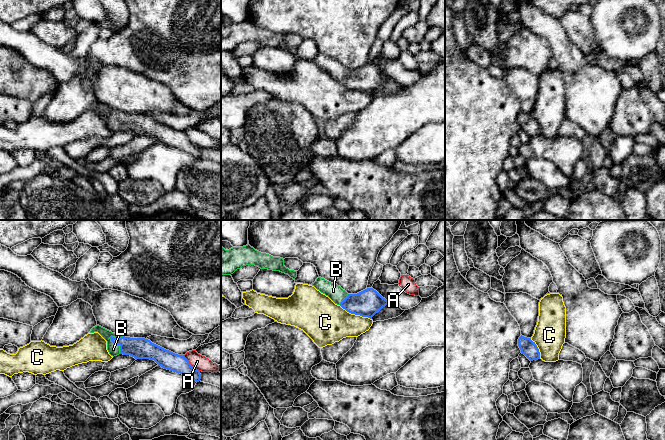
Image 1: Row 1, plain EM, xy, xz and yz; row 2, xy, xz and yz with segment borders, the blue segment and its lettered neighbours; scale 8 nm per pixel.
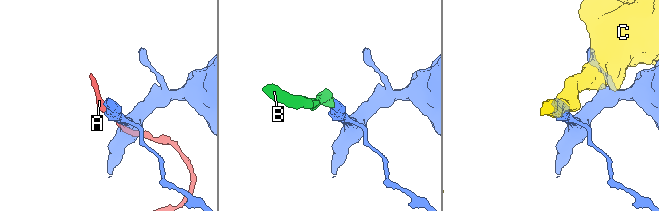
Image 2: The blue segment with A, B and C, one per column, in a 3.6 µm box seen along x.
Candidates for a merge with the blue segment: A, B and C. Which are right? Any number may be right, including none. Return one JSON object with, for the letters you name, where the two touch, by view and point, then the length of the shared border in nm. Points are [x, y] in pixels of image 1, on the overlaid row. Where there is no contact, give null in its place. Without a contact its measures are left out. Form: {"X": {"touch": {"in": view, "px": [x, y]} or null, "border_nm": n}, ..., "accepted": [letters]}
{"B": {"touch": {"in": "xy", "px": [116, 343]}, "border_nm": 170}, "accepted": ["B"]}

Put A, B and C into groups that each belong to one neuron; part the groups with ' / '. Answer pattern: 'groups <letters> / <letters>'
groups A / B / C

